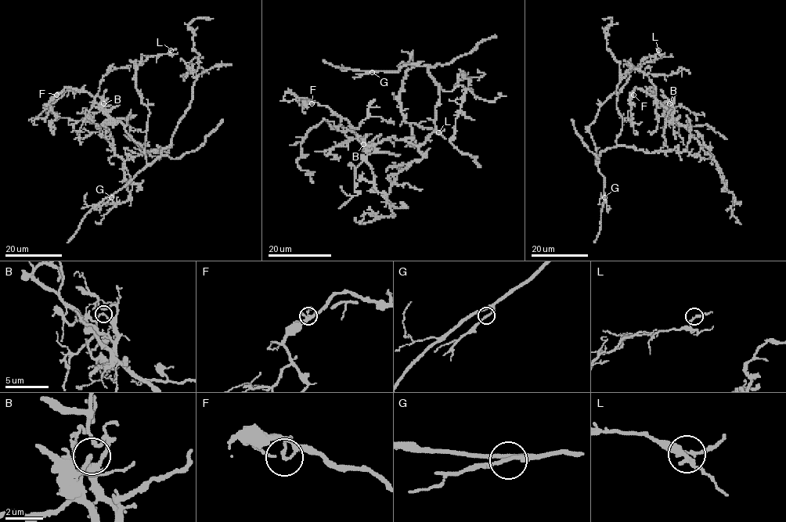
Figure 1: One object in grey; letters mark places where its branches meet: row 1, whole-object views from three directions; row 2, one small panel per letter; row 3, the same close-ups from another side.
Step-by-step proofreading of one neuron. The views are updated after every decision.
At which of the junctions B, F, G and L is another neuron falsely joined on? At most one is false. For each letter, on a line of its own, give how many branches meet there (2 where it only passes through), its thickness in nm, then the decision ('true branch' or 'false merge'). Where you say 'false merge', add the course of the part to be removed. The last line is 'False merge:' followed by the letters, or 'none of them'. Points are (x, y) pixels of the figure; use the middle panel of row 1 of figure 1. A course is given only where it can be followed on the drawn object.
B: 2 branches meet; 150 nm thick; false merge; foreign part runs (363, 144), (374, 150), (366, 160), (392, 214), (355, 217)
F: 2 branches meet; 130 nm thick; true branch
G: 2 branches meet; 160 nm thick; true branch
L: 2 branches meet; 170 nm thick; true branch
False merge: B

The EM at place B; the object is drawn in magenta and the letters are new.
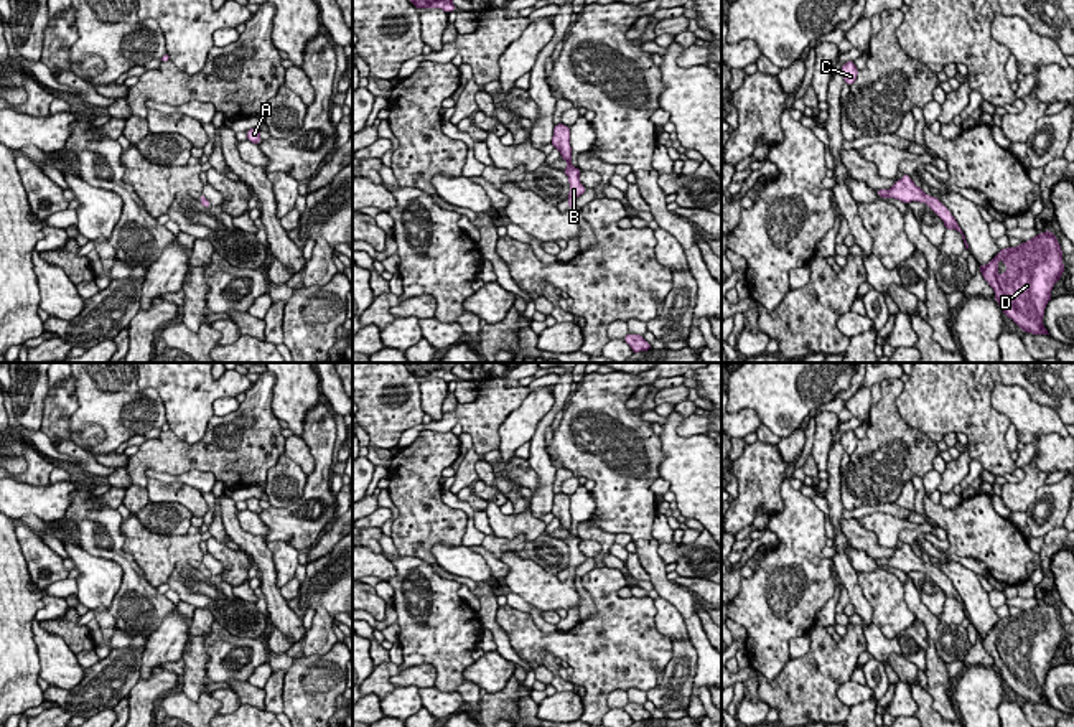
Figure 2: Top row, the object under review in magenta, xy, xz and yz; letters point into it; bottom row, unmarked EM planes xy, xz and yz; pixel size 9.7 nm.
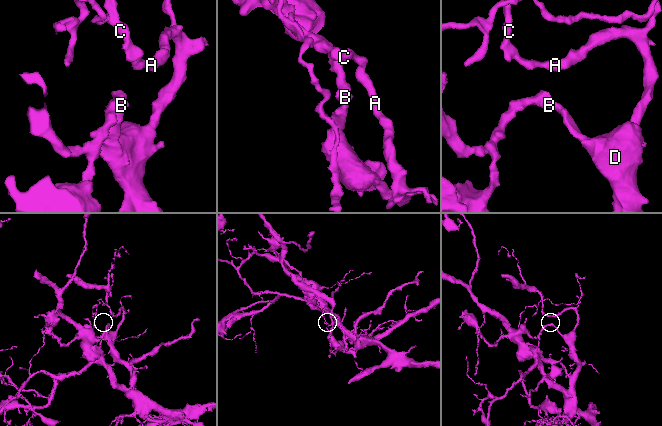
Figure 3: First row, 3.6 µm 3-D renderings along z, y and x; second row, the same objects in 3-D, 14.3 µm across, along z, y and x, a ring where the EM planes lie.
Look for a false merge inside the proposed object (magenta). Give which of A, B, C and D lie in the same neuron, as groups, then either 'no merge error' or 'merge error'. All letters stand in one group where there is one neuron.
A C D / B; merge error

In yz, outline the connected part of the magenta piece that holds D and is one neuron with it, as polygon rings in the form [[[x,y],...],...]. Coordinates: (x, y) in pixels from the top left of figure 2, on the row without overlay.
[[[1039,602],[1018,617],[1000,618],[978,640],[995,661],[1003,682],[1025,702],[1049,704],[1043,694],[1051,659],[1064,643],[1062,620],[1054,602]]]

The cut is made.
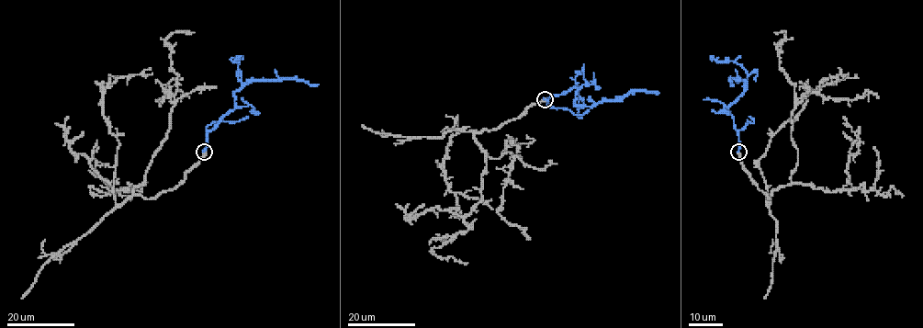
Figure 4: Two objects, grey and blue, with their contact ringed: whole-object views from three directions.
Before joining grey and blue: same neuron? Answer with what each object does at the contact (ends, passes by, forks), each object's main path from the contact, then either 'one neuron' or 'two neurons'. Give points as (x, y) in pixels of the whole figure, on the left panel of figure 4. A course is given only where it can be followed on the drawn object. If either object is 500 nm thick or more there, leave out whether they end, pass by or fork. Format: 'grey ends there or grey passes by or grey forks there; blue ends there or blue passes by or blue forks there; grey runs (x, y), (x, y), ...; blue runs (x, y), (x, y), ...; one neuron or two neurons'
grey runs (204, 152), (171, 189), (133, 193), (175, 102), (177, 73), (164, 40), (186, 32); blue runs (204, 152), (208, 133), (234, 108), (233, 93), (245, 84), (253, 81), (291, 79), (318, 84); two neurons

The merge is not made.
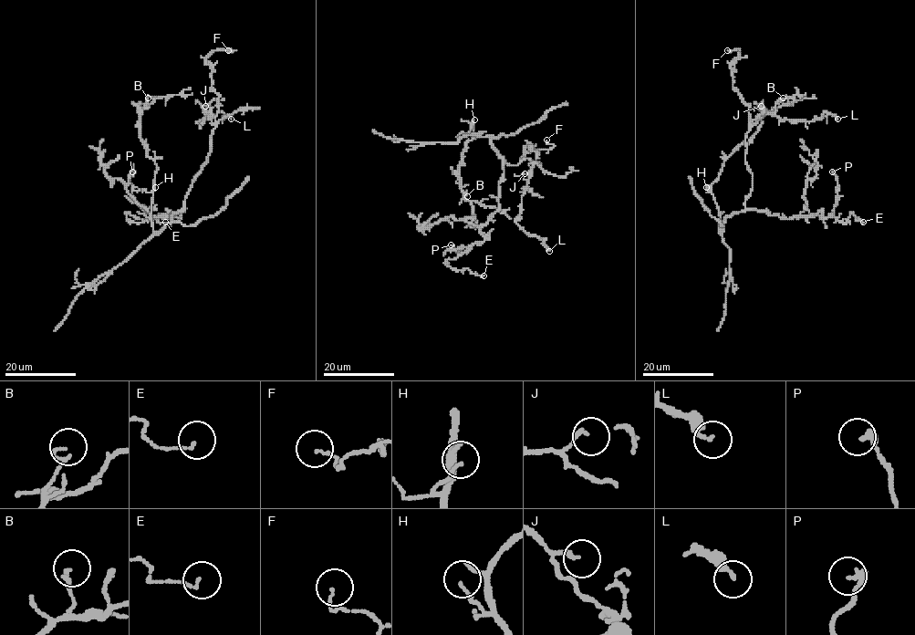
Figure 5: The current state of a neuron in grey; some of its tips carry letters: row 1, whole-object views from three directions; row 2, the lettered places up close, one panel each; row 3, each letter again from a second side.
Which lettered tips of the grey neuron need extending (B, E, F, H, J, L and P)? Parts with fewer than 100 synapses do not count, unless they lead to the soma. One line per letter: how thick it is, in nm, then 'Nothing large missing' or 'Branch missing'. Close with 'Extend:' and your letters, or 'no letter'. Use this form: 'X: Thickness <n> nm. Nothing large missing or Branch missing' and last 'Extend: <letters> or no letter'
B: Thickness 80 nm. Nothing large missing
E: Thickness 100 nm. Nothing large missing
F: Thickness 100 nm. Nothing large missing
H: Thickness 110 nm. Nothing large missing
J: Thickness 160 nm. Nothing large missing
L: Thickness 140 nm. Nothing large missing
P: Thickness 220 nm. Nothing large missing
Extend: no letter

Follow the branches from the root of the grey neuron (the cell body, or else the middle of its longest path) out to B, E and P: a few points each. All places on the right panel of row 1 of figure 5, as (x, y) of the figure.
B: (725, 218), (722, 232), (710, 185), (723, 161), (748, 141), (762, 117), (775, 110), (783, 98)
E: (725, 218), (755, 210), (787, 218), (833, 215), (844, 223), (852, 213), (856, 220), (863, 222)
P: (725, 218), (746, 210), (787, 218), (830, 216), (837, 203), (837, 184), (832, 171)

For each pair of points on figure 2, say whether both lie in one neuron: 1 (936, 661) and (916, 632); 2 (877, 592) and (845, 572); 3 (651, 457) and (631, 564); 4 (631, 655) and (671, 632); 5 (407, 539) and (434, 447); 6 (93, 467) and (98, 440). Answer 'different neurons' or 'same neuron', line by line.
1: different neurons
2: different neurons
3: different neurons
4: different neurons
5: same neuron
6: different neurons

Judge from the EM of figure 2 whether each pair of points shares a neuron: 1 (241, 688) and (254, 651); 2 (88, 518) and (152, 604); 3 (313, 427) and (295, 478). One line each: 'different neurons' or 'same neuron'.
1: different neurons
2: same neuron
3: different neurons

